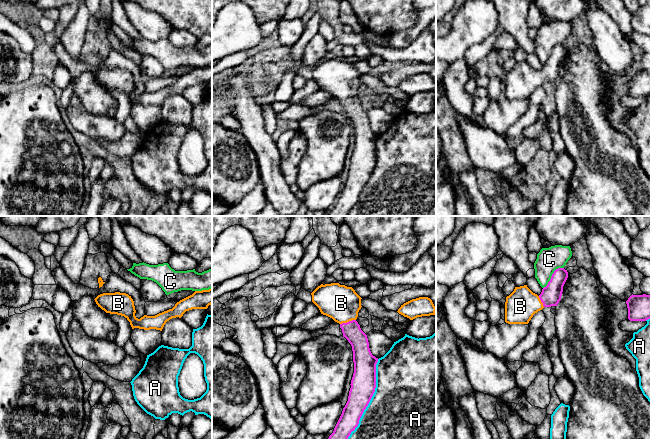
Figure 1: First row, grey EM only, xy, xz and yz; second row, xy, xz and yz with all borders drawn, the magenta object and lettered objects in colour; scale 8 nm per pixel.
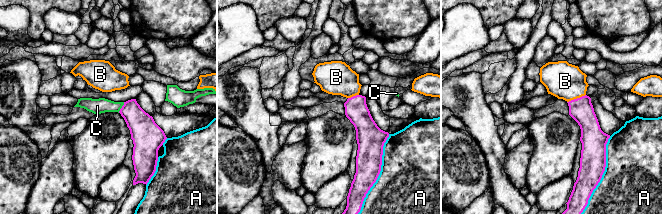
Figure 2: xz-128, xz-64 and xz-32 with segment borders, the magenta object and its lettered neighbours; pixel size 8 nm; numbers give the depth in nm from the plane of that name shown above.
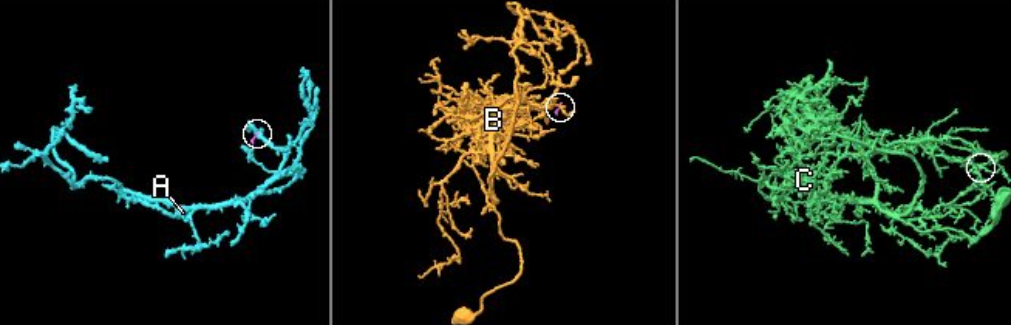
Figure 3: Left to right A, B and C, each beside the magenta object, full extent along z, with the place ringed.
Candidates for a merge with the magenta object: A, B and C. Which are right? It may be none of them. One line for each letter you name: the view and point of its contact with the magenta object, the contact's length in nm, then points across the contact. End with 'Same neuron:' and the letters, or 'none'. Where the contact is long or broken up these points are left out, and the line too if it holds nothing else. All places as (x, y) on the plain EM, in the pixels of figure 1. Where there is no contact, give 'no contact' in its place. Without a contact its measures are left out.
B: contact xz (347, 98); length 130 nm; way xz (351, 106), (347, 98), (341, 79)
Same neuron: B

